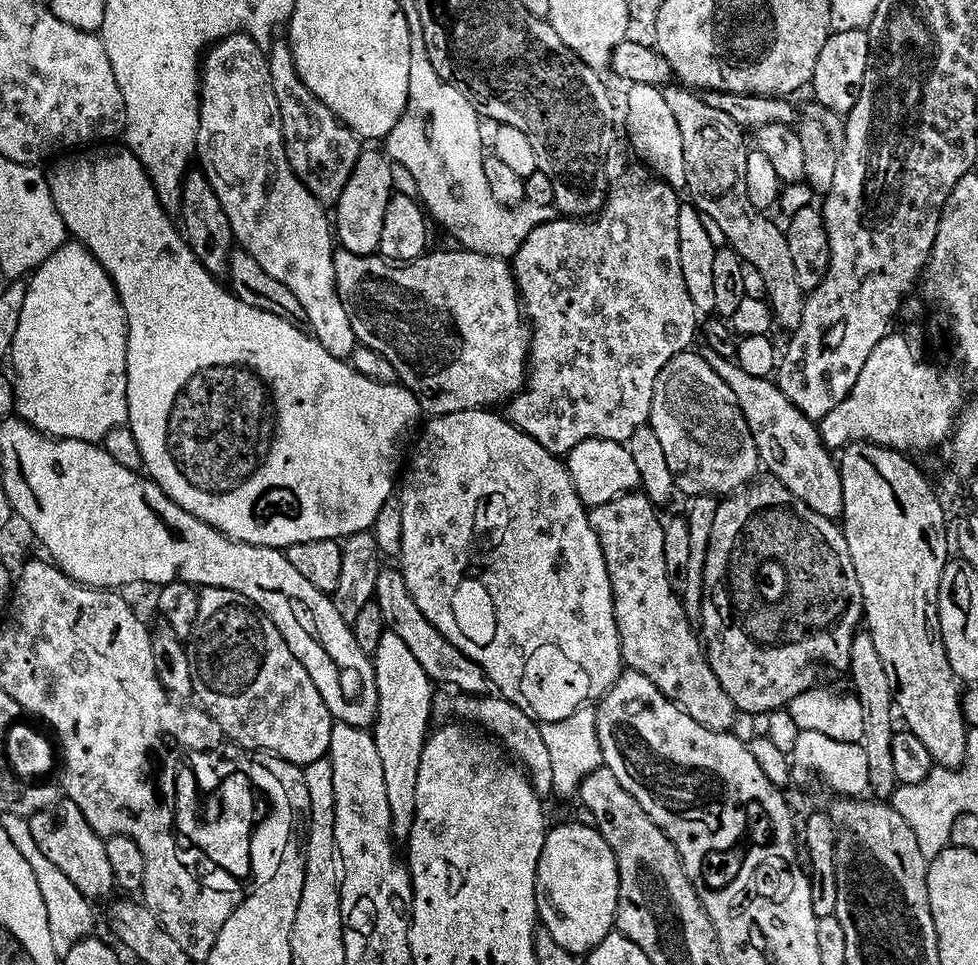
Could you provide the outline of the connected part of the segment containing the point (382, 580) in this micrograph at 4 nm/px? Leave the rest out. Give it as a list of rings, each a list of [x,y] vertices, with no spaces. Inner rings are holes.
[[[385,567],[378,574],[375,602],[381,608],[387,631],[398,634],[402,642],[410,649],[410,654],[418,658],[422,670],[437,685],[445,684],[445,689],[459,690],[466,696],[484,696],[489,691],[488,676],[462,650],[454,647],[436,627],[418,610],[418,602],[410,594],[410,586],[406,586],[404,573],[395,567]],[[393,568],[393,569],[392,569]]]

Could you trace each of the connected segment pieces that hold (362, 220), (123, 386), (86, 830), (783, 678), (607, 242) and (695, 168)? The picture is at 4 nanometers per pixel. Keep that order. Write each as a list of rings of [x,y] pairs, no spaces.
[[[361,151],[358,166],[354,166],[354,174],[350,174],[350,182],[346,182],[346,190],[342,190],[342,198],[334,208],[334,232],[343,251],[359,256],[379,253],[382,222],[386,222],[386,206],[394,195],[392,165],[383,151]]]
[[[65,242],[27,281],[26,306],[10,353],[16,371],[15,415],[25,424],[57,440],[100,444],[110,430],[128,424],[128,319],[108,271],[80,242]]]
[[[65,799],[55,810],[39,812],[28,820],[30,834],[34,834],[34,842],[38,842],[38,850],[78,886],[78,890],[88,900],[99,901],[99,896],[108,896],[117,891],[114,870],[110,867],[110,858],[106,855],[105,837],[99,836],[86,822],[86,814],[74,806],[74,802]]]
[[[773,478],[757,479],[739,492],[720,500],[718,518],[714,518],[714,534],[710,534],[710,550],[706,554],[704,567],[704,601],[700,611],[699,623],[702,628],[702,643],[706,649],[708,664],[714,670],[718,682],[722,682],[722,690],[730,694],[737,713],[749,712],[752,716],[764,716],[767,712],[787,709],[788,703],[798,694],[808,692],[814,687],[812,680],[812,664],[829,664],[838,671],[847,673],[852,667],[850,650],[854,646],[856,633],[861,631],[864,620],[864,599],[862,586],[858,586],[858,570],[854,570],[854,562],[850,558],[850,546],[844,537],[844,529],[835,519],[828,519],[815,513],[805,502],[800,501]]]
[[[624,142],[610,146],[606,158],[606,178],[608,201],[604,203],[604,210],[595,222],[585,223],[588,224],[585,228],[577,230],[576,240],[580,244],[572,244],[573,221],[557,218],[548,224],[539,224],[530,234],[530,238],[522,242],[518,254],[511,261],[512,273],[516,275],[516,288],[520,292],[524,314],[532,330],[532,351],[527,381],[523,390],[513,396],[507,405],[506,416],[519,432],[526,433],[530,438],[534,438],[534,442],[550,450],[550,454],[561,458],[567,457],[583,440],[609,440],[627,445],[628,439],[651,421],[654,386],[658,382],[658,374],[662,374],[662,370],[666,370],[666,366],[678,354],[689,351],[696,336],[698,340],[698,313],[694,306],[694,298],[690,298],[690,290],[686,290],[686,277],[682,274],[682,250],[678,250],[678,218],[682,201],[676,197],[679,196],[677,189],[653,176],[636,159],[631,147]]]
[[[668,86],[663,89],[666,103],[669,104],[674,118],[678,118],[678,130],[682,130],[682,150],[686,150],[686,178],[688,186],[687,195],[692,195],[691,203],[697,212],[708,220],[718,222],[722,234],[728,239],[727,247],[733,248],[740,255],[744,263],[754,266],[758,274],[762,274],[766,282],[766,299],[772,307],[772,315],[775,323],[780,324],[794,334],[802,326],[802,310],[806,293],[802,286],[798,286],[798,270],[794,270],[794,261],[790,254],[790,242],[788,241],[785,229],[780,228],[771,220],[771,215],[765,214],[761,209],[756,208],[750,202],[746,190],[746,162],[750,151],[749,145],[744,145],[745,129],[740,128],[734,122],[734,118],[722,114],[721,111],[713,110],[706,106],[701,95],[689,90],[684,86]]]

